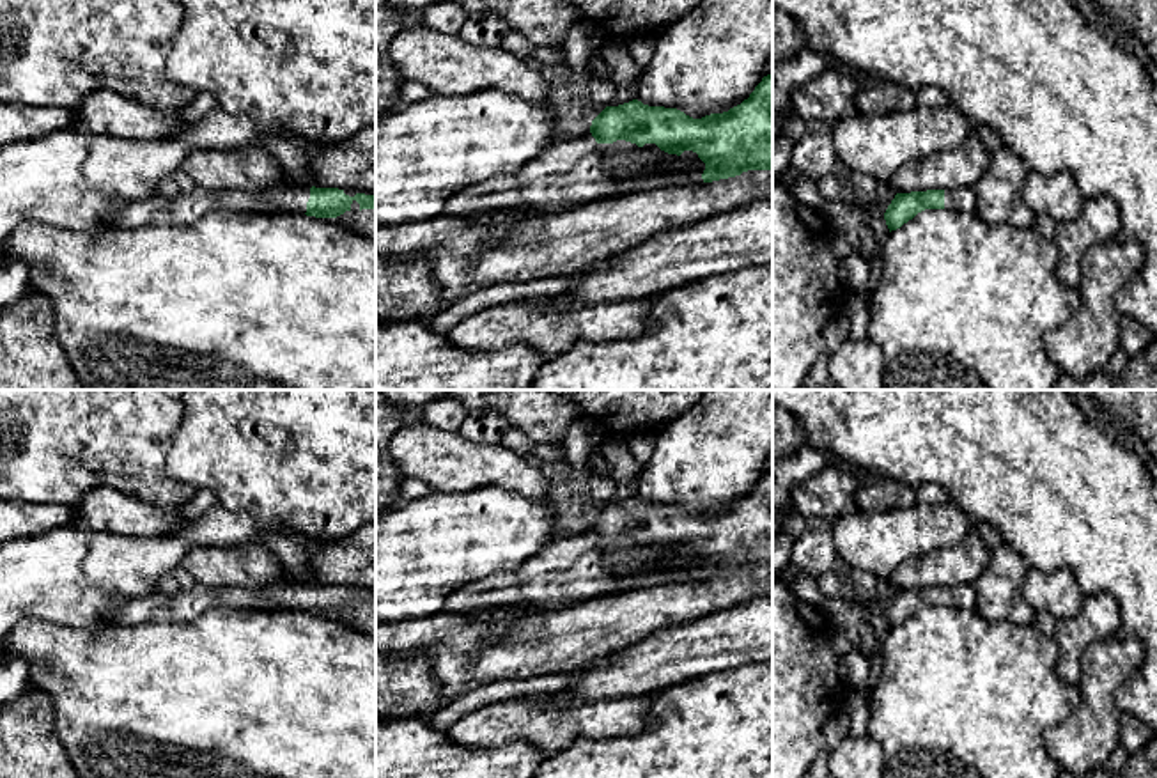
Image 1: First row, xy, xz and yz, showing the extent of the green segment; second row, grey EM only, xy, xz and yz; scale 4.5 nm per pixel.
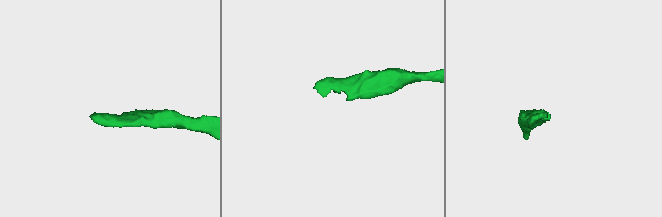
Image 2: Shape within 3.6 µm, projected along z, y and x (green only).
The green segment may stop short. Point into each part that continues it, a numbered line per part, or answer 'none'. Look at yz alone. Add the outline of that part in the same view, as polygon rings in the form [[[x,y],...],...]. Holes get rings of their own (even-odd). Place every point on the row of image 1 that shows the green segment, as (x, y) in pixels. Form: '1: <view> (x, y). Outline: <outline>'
1: yz (961, 199). Outline: [[[969,188],[944,190],[944,209],[975,213],[976,197]]]

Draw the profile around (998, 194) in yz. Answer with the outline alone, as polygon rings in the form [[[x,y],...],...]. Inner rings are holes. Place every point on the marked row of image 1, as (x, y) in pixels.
[[[1010,149],[990,152],[990,165],[983,177],[973,186],[976,214],[990,225],[1012,225],[1029,229],[1035,213],[1021,200],[1021,188],[1028,168]]]

